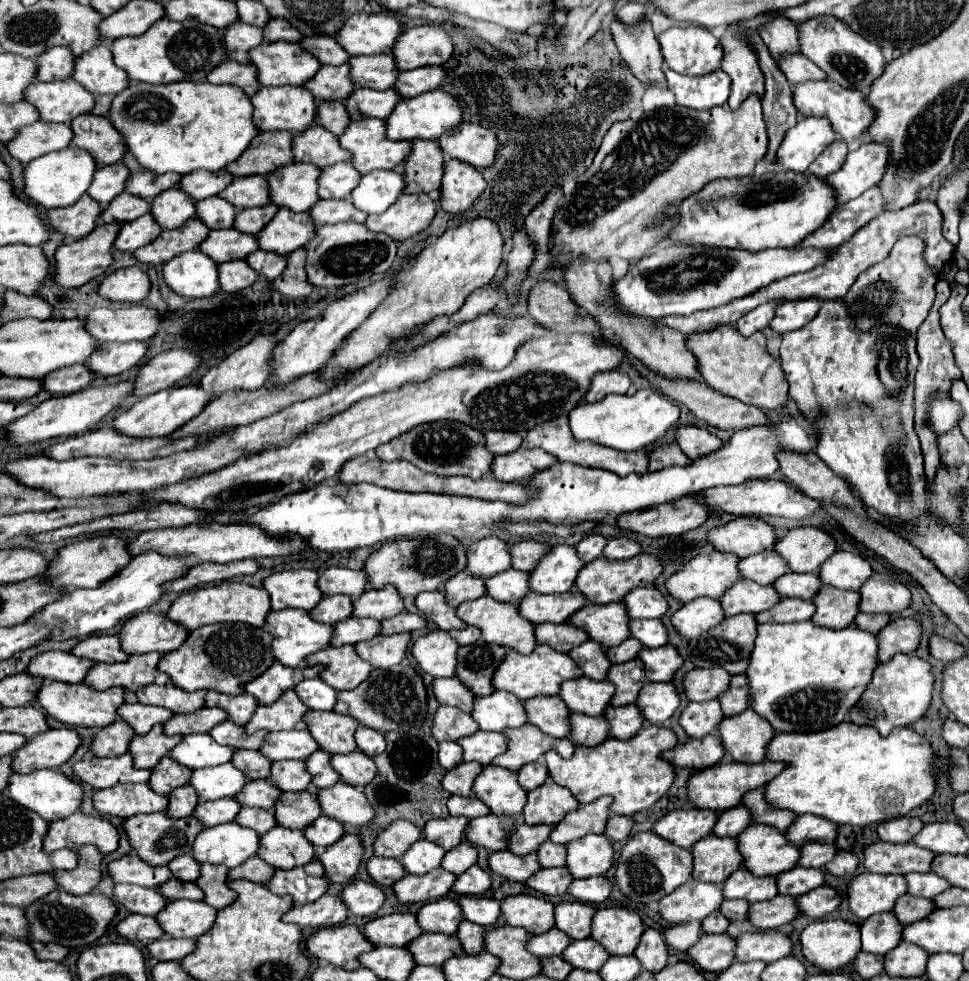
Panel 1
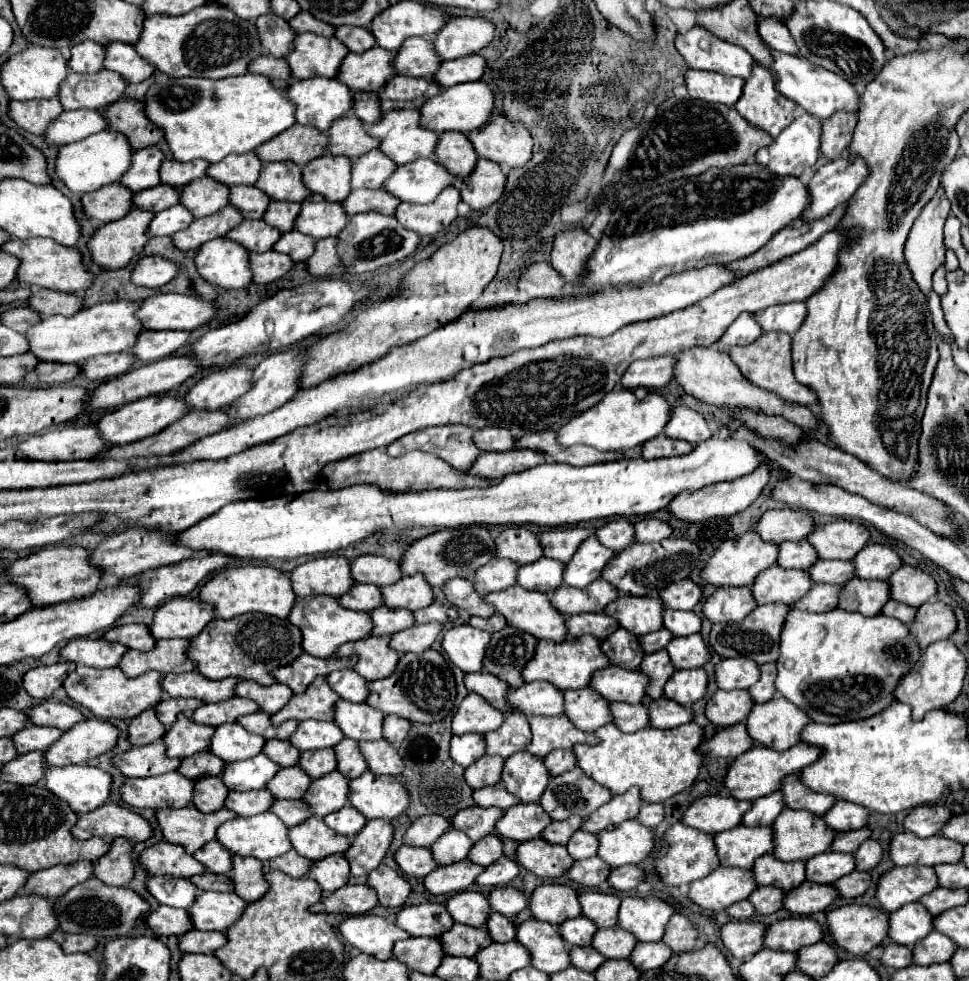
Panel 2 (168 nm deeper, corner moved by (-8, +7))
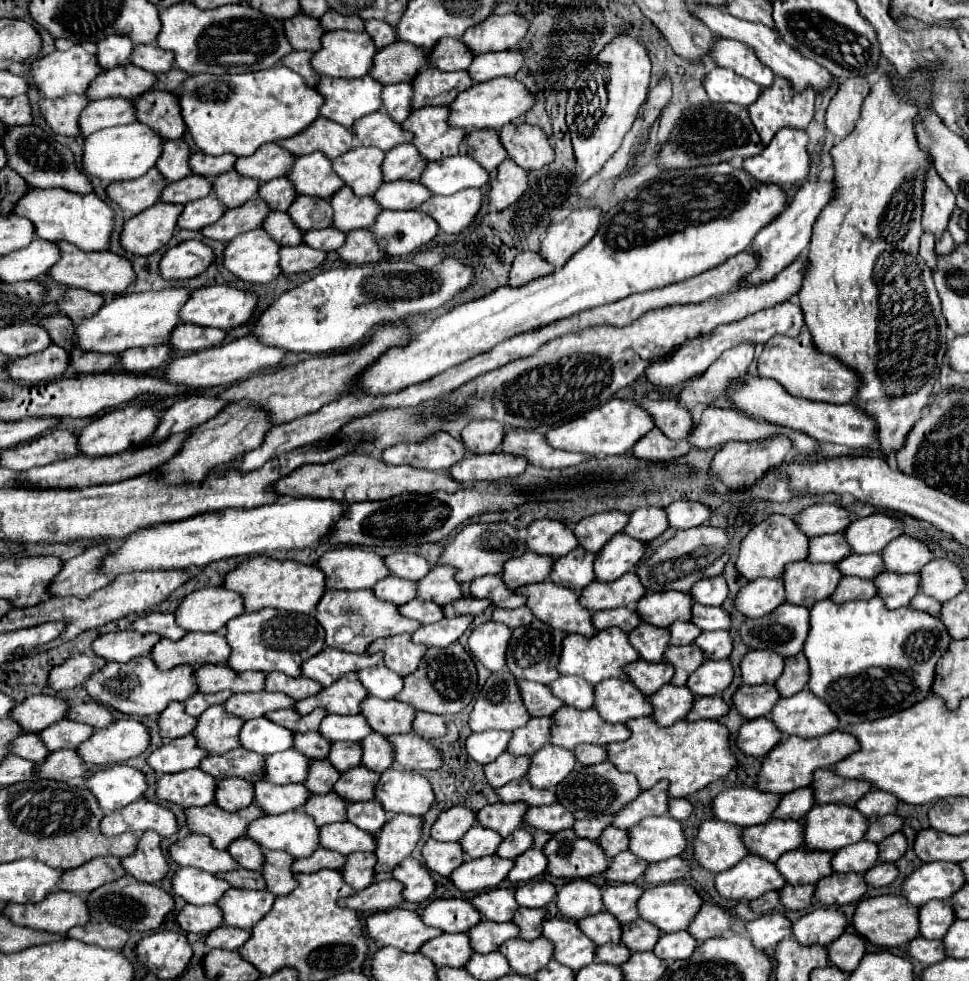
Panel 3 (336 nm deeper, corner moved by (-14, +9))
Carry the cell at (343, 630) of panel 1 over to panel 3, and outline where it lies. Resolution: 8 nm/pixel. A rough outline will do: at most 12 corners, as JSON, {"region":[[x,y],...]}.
{"region":[[414,599],[400,613],[422,625],[444,619],[440,605]]}

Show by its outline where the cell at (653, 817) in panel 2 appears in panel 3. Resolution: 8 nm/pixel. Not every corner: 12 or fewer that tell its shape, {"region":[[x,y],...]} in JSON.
{"region":[[670,799],[670,817],[684,821],[692,813],[688,799]]}

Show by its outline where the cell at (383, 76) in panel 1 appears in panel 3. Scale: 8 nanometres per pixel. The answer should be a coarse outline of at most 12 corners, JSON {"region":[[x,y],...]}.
{"region":[[440,39],[430,65],[466,71],[474,53],[460,39]]}

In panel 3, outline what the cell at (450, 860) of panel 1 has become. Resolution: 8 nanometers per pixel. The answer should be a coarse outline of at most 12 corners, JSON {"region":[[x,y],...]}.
{"region":[[518,829],[502,841],[498,855],[516,859],[534,843],[534,835]]}

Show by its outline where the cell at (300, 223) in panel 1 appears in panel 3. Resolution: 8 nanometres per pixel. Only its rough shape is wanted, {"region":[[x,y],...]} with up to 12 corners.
{"region":[[346,185],[334,193],[334,227],[344,233],[370,227],[382,211],[372,197]]}

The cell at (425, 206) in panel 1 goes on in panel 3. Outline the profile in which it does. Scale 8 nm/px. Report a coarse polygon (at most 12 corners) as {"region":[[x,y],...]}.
{"region":[[476,187],[430,197],[420,211],[440,231],[460,233],[482,207]]}

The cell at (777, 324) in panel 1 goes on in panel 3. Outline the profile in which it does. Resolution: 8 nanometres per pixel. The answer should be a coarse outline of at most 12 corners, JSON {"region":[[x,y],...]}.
{"region":[[790,301],[686,341],[656,359],[660,387],[702,375],[726,349],[796,337],[802,309]]}

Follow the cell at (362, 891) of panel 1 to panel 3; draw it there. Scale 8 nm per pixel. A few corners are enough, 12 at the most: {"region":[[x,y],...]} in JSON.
{"region":[[414,857],[394,869],[406,901],[428,899],[436,889],[430,871]]}

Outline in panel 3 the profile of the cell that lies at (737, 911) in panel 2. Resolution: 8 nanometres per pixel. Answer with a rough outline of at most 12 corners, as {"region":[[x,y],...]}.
{"region":[[770,891],[750,901],[756,913],[770,913],[776,909],[780,891]]}

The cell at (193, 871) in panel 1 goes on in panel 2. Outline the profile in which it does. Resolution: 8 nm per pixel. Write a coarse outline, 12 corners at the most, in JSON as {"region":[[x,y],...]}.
{"region":[[218,841],[194,853],[210,873],[228,873],[232,853]]}

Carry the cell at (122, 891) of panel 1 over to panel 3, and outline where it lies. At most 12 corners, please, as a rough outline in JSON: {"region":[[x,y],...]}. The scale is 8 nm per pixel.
{"region":[[182,867],[172,887],[192,905],[218,903],[230,883]]}

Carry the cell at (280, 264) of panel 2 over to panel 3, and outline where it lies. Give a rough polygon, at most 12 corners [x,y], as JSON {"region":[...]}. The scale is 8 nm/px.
{"region":[[310,245],[282,247],[284,275],[312,271],[322,265],[326,251]]}

